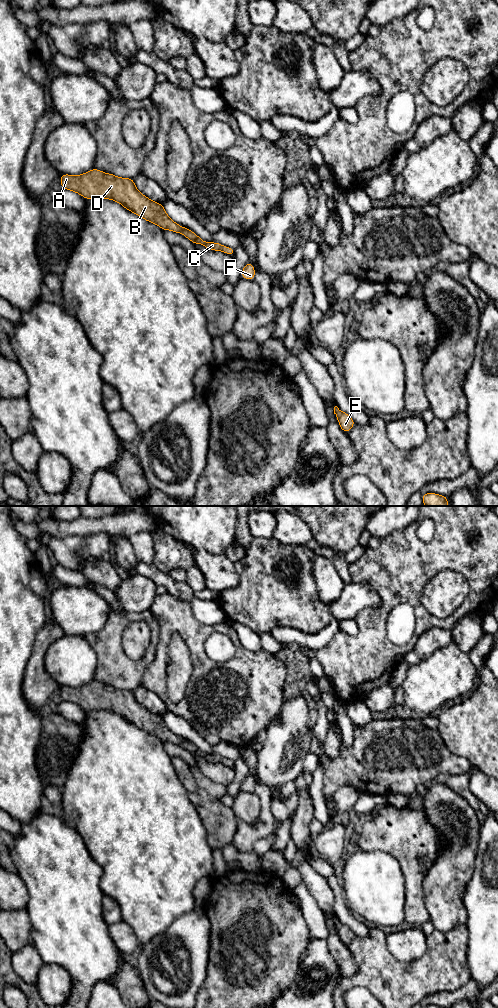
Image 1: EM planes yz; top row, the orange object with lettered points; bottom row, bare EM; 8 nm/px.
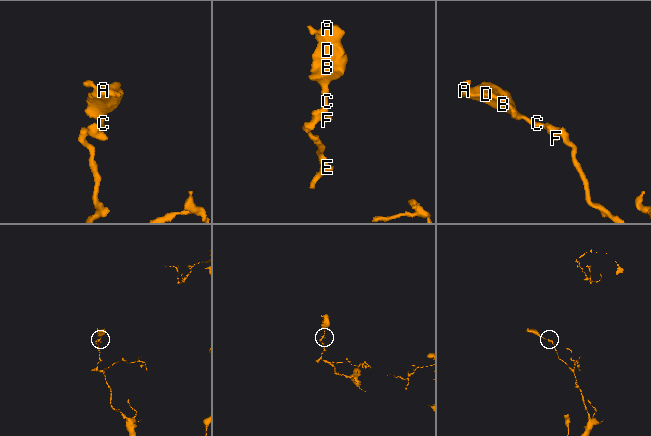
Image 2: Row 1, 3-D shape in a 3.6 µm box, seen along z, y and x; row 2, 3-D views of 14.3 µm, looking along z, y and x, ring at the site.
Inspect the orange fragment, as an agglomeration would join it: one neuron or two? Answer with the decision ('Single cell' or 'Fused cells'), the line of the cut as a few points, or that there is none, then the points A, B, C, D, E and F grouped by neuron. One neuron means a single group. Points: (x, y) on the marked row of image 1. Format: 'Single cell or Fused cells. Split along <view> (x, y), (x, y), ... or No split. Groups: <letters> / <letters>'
Single cell. No split. Groups: A B C D E F

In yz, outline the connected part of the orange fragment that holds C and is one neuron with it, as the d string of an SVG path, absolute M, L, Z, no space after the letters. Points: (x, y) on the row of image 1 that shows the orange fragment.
M93 168L81 175L61 174L60 183L63 189L76 192L85 199L116 201L125 209L156 224L162 230L183 234L192 243L203 245L206 249L221 251L230 256L235 255L235 249L217 242L204 241L190 229L174 222L162 204L150 200L137 190L132 178L120 178Z

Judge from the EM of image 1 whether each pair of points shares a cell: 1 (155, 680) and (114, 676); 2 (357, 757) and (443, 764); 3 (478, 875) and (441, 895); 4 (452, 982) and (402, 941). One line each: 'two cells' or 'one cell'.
1: two cells
2: one cell
3: two cells
4: two cells

